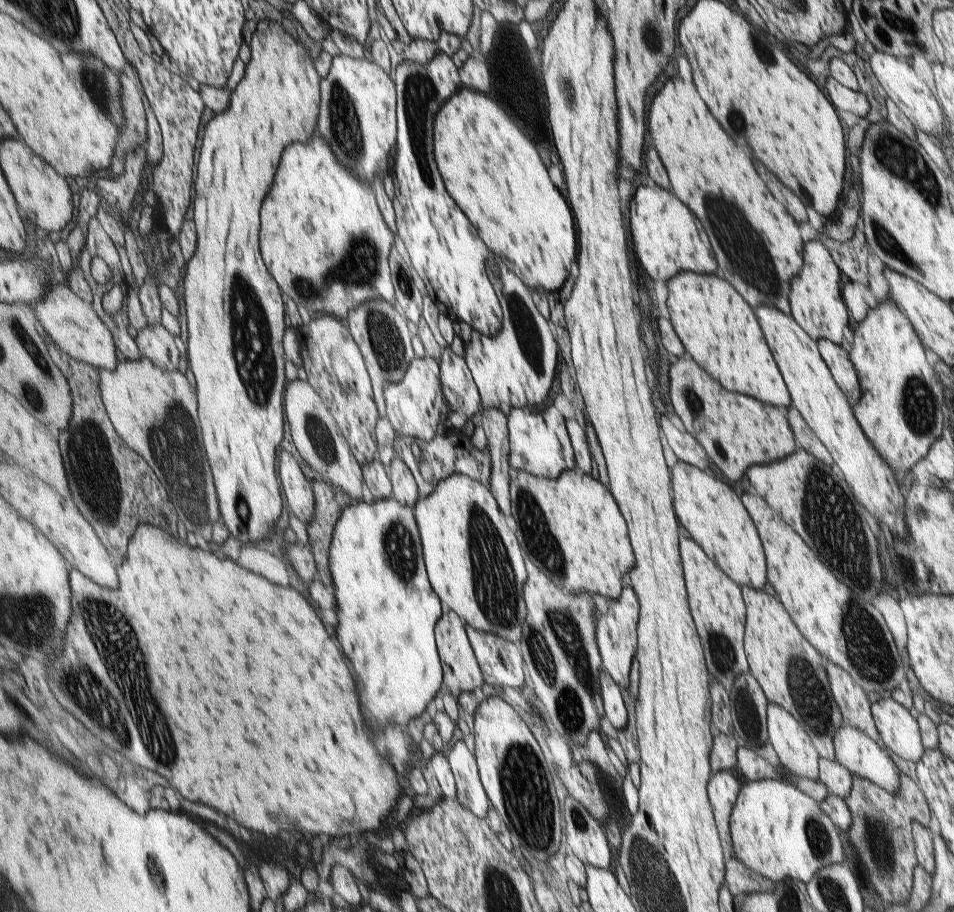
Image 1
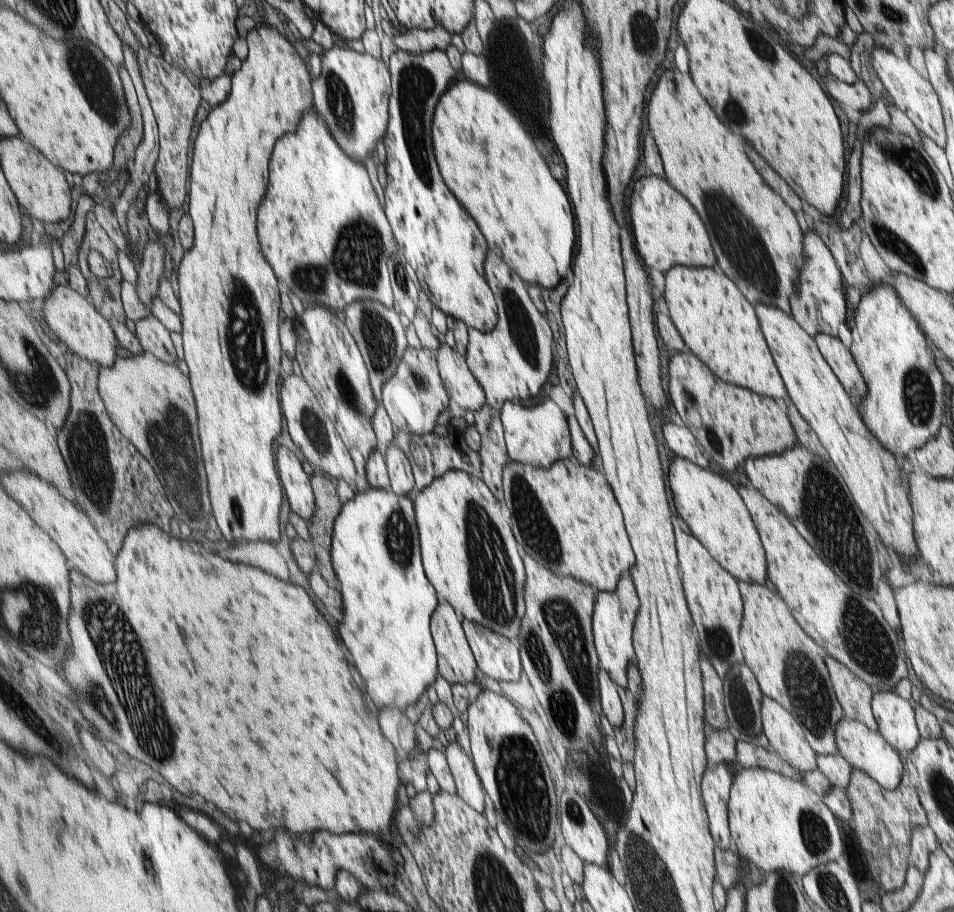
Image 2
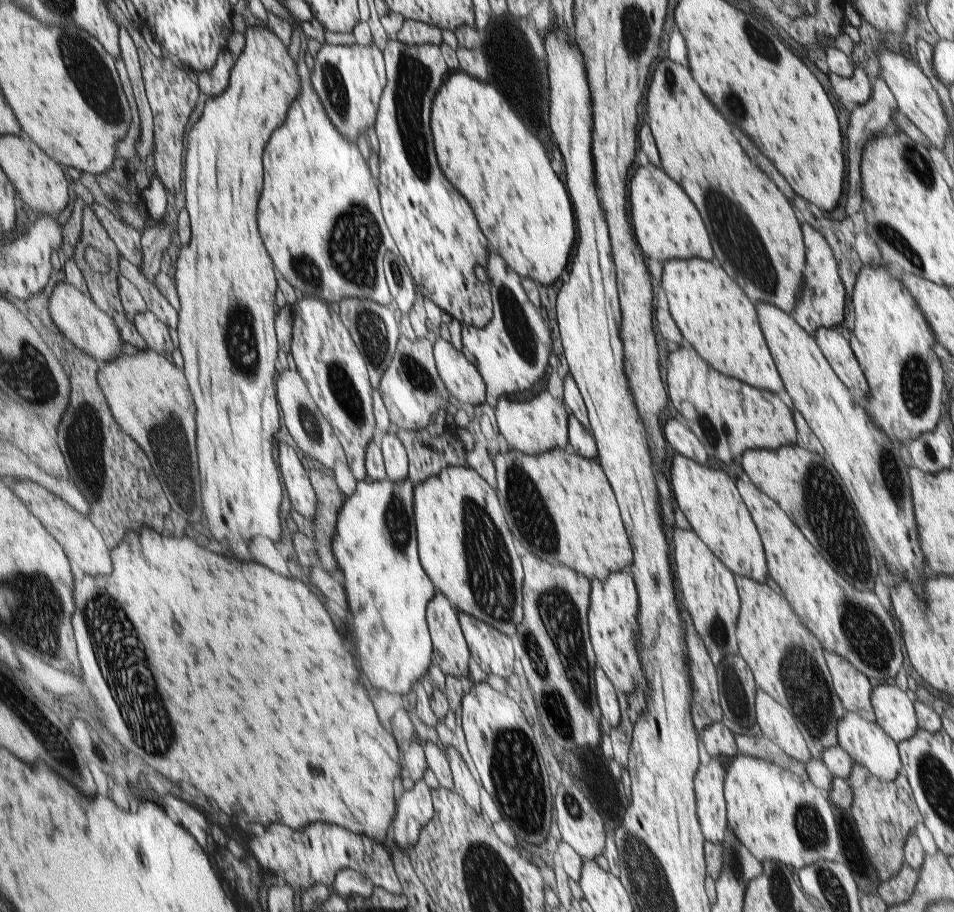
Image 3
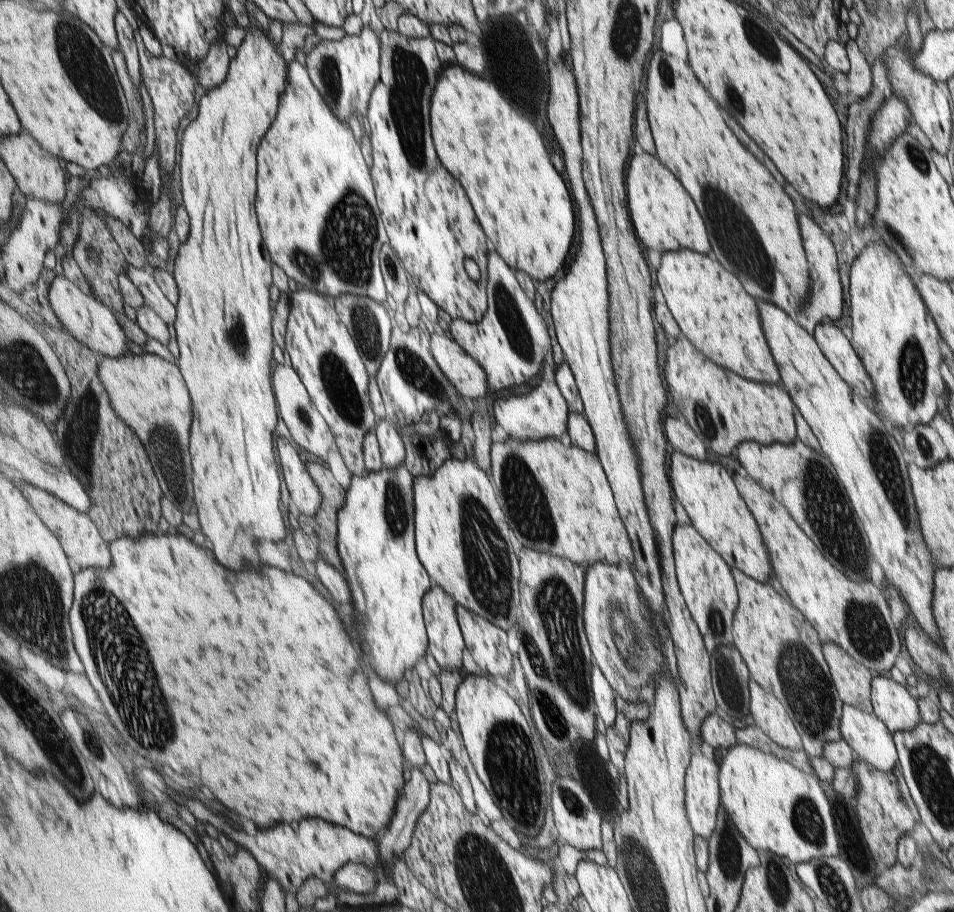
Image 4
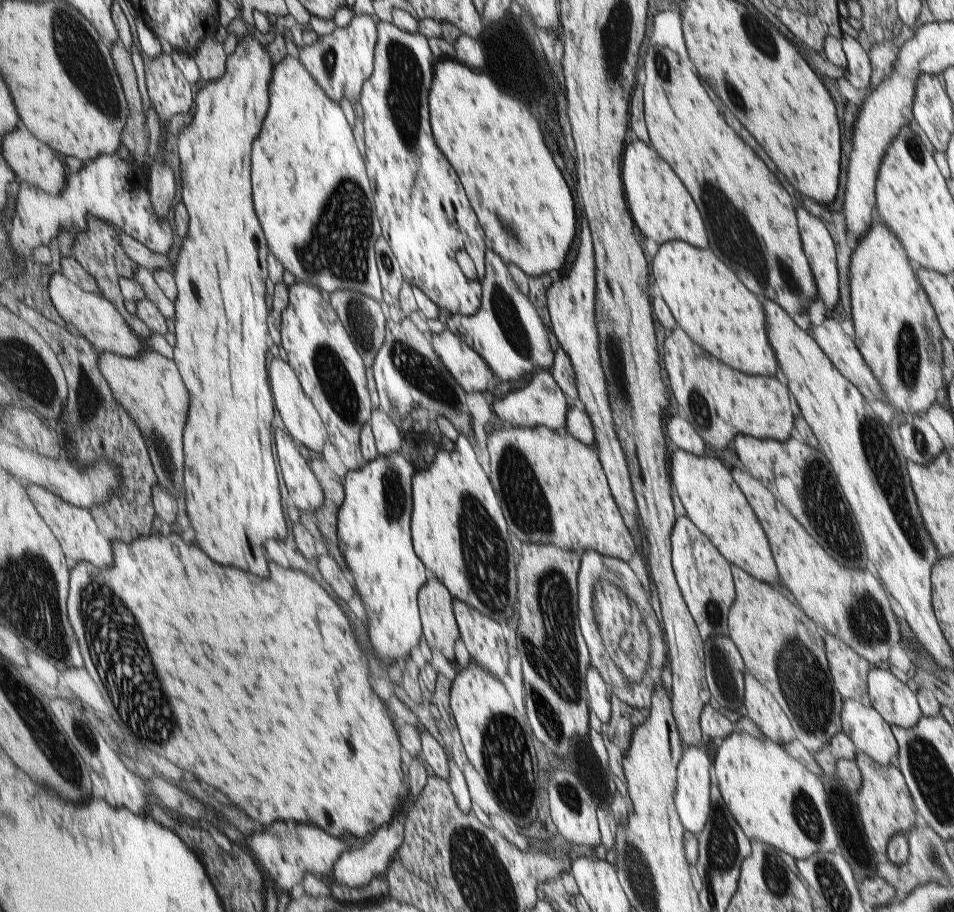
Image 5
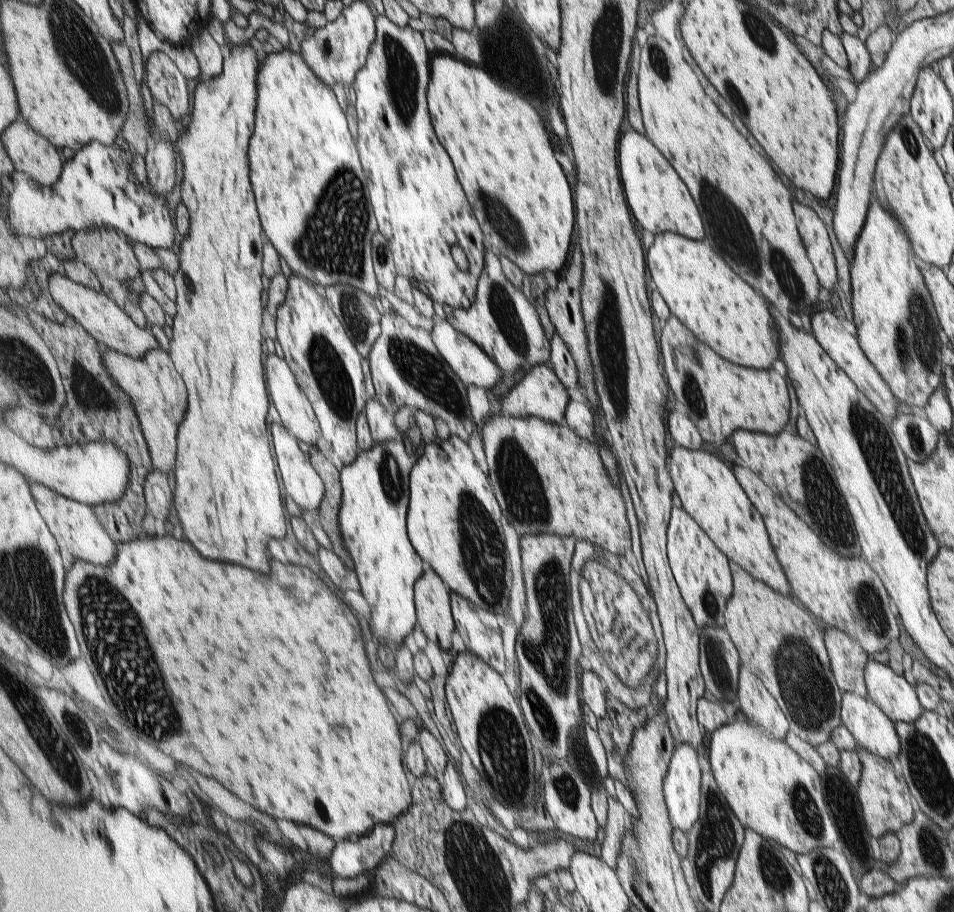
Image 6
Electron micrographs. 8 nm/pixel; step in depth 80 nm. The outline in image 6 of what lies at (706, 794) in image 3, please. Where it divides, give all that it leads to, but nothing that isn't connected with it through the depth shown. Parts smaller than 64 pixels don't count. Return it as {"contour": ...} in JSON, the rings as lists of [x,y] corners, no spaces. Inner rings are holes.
{"contour":[[[676,741],[669,769],[662,780],[663,798],[674,828],[687,832],[699,816],[700,764],[697,751],[689,744]]]}

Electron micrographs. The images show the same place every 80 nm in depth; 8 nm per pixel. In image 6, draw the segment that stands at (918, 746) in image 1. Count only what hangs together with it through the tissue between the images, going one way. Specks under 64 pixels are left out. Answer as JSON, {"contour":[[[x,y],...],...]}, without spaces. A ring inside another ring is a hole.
{"contour":[[[869,658],[864,664],[864,685],[868,699],[879,707],[879,710],[886,714],[886,717],[892,722],[902,722],[911,724],[921,713],[922,708],[917,700],[914,688],[911,687],[902,676],[897,676],[887,665],[880,664]]]}

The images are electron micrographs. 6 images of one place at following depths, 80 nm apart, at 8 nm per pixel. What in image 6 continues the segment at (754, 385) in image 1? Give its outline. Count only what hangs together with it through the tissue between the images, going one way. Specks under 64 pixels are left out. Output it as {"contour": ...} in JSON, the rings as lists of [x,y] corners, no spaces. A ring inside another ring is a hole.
{"contour":[[[658,232],[652,241],[654,245],[647,249],[647,270],[650,270],[652,284],[665,301],[670,314],[727,362],[757,370],[773,368],[771,364],[777,358],[778,334],[763,298],[753,292],[753,288],[741,276],[735,276],[729,264],[705,240],[694,241],[675,233]]]}

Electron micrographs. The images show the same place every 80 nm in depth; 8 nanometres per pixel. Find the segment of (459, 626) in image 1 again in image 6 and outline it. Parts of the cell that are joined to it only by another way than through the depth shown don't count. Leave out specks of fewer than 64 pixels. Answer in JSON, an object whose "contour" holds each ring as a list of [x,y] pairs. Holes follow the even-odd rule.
{"contour":[[[424,561],[424,575],[418,580],[416,593],[418,623],[427,641],[438,644],[445,652],[451,652],[457,629],[450,596],[446,582]]]}

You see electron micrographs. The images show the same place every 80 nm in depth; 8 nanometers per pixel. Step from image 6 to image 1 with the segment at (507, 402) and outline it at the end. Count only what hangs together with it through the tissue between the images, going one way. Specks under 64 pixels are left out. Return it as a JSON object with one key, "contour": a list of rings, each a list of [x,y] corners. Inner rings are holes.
{"contour":[[[554,405],[549,406],[544,412],[535,412],[529,408],[514,409],[507,416],[510,428],[510,464],[514,471],[527,471],[538,477],[558,479],[565,471],[576,467],[574,448],[566,427],[566,419]]]}

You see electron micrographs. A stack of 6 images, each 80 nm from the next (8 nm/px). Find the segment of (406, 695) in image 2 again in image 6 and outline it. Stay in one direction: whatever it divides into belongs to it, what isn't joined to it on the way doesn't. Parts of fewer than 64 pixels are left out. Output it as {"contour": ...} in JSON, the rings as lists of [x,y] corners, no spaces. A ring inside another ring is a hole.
{"contour":[[[411,425],[401,440],[374,444],[370,451],[362,451],[352,465],[343,466],[341,480],[343,489],[340,508],[340,529],[347,552],[354,560],[362,593],[371,605],[369,625],[375,641],[389,646],[392,650],[403,645],[403,640],[413,634],[418,622],[416,593],[418,580],[424,575],[424,561],[415,550],[408,530],[410,509],[410,474],[417,461],[424,454],[423,434],[416,425]]]}

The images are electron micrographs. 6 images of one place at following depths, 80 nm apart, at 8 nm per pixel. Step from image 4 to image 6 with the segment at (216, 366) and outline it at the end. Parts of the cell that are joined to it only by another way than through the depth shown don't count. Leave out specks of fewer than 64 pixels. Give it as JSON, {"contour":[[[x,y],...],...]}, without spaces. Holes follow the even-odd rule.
{"contour":[[[249,42],[234,45],[230,49],[230,56],[224,60],[224,71],[221,76],[212,79],[201,79],[201,82],[194,92],[194,103],[192,110],[191,126],[177,138],[178,150],[183,162],[187,164],[185,170],[185,180],[183,180],[183,200],[185,206],[191,212],[191,234],[185,238],[181,246],[181,268],[175,274],[177,280],[177,290],[179,290],[179,300],[176,300],[179,308],[177,316],[172,319],[172,328],[175,328],[175,336],[170,341],[169,354],[175,360],[175,366],[179,366],[179,374],[187,378],[189,386],[189,410],[187,418],[183,420],[183,430],[179,432],[179,460],[177,460],[177,510],[181,516],[181,522],[185,526],[187,538],[195,544],[195,548],[211,560],[221,560],[221,562],[233,562],[247,566],[251,570],[259,570],[261,574],[271,572],[269,568],[268,542],[272,538],[285,538],[288,533],[287,518],[285,518],[285,506],[283,506],[283,496],[281,496],[281,484],[277,478],[277,464],[271,448],[271,437],[267,428],[267,414],[269,414],[269,390],[267,390],[267,378],[265,378],[265,366],[263,366],[263,273],[264,273],[264,246],[267,238],[261,228],[261,218],[257,212],[255,204],[255,194],[251,188],[249,180],[249,140],[255,132],[255,110],[258,108],[259,87],[258,76],[262,67],[255,48]]]}

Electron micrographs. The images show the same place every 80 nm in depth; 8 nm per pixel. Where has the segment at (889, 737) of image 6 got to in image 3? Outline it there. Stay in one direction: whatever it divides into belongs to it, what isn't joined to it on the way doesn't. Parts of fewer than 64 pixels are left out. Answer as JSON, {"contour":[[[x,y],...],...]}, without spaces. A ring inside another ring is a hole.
{"contour":[[[847,711],[847,714],[844,714],[842,720],[838,722],[837,745],[850,756],[853,764],[864,766],[879,780],[891,782],[900,772],[901,763],[896,742],[893,742],[876,722],[867,722],[857,713]]]}

